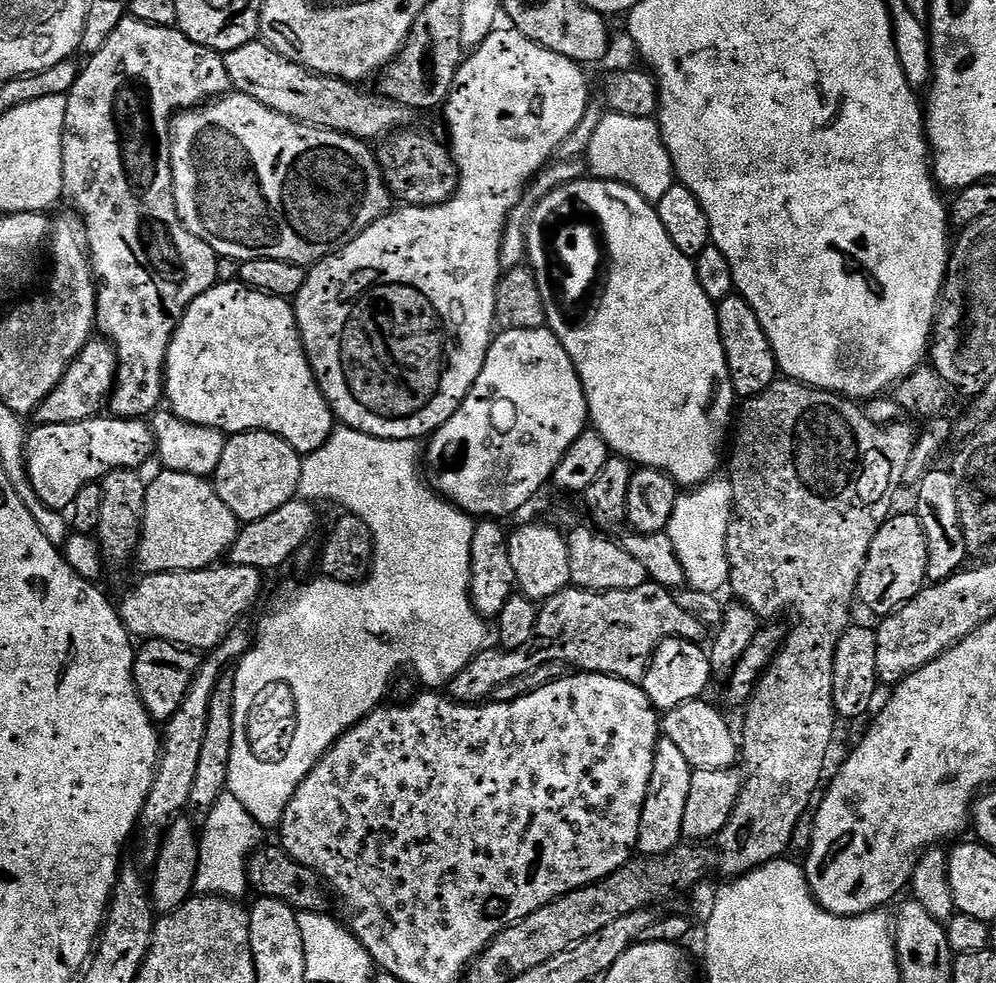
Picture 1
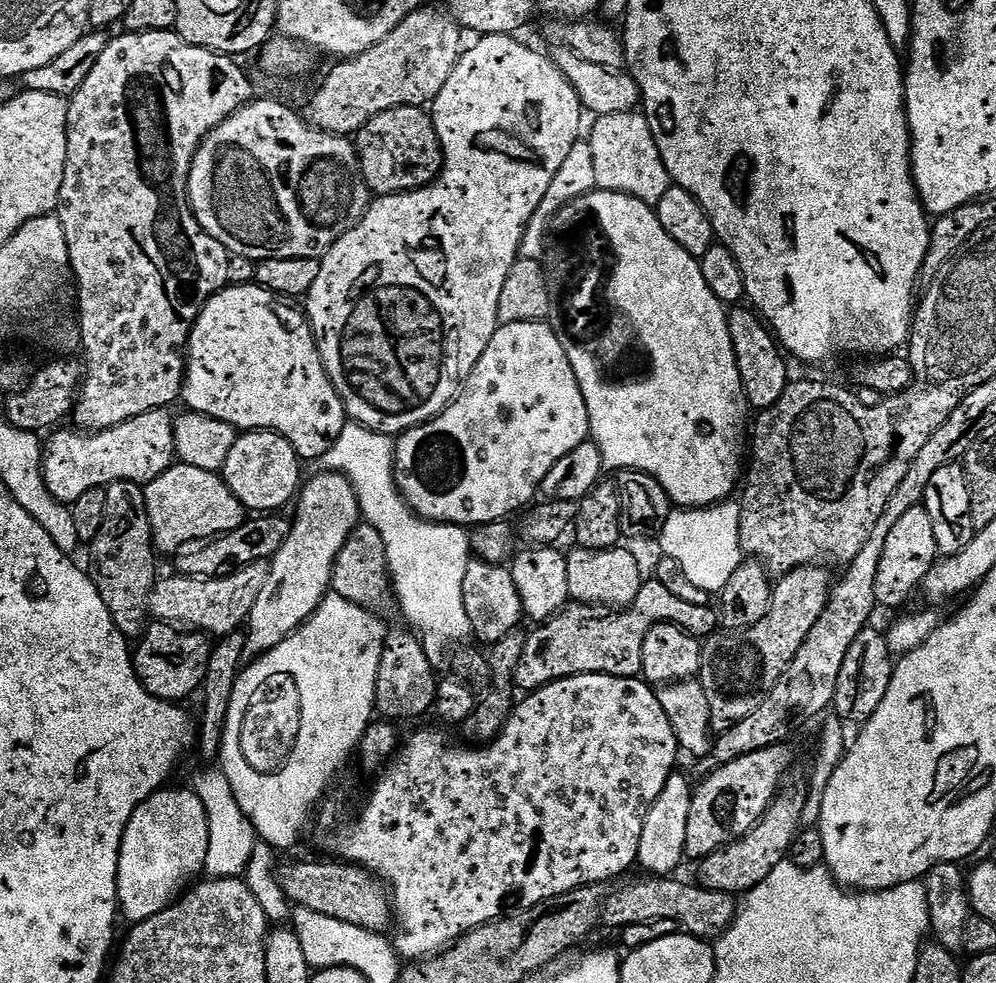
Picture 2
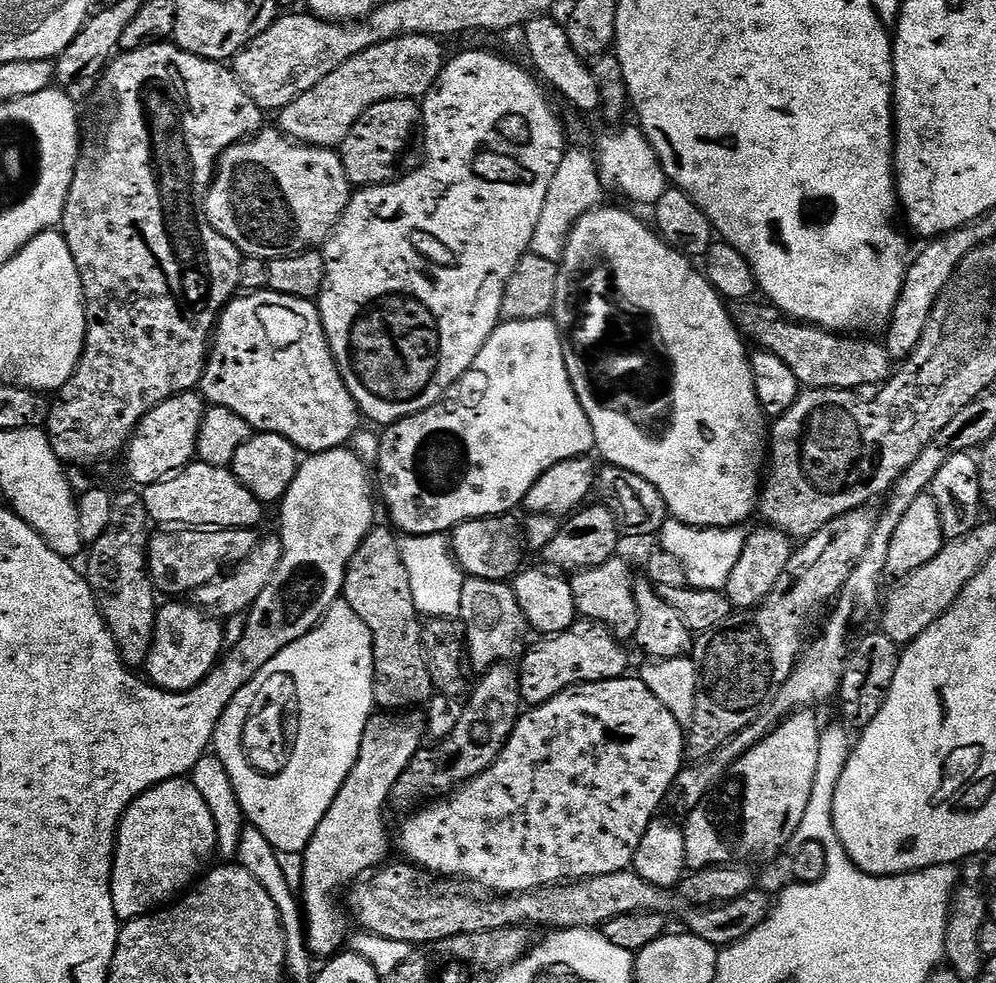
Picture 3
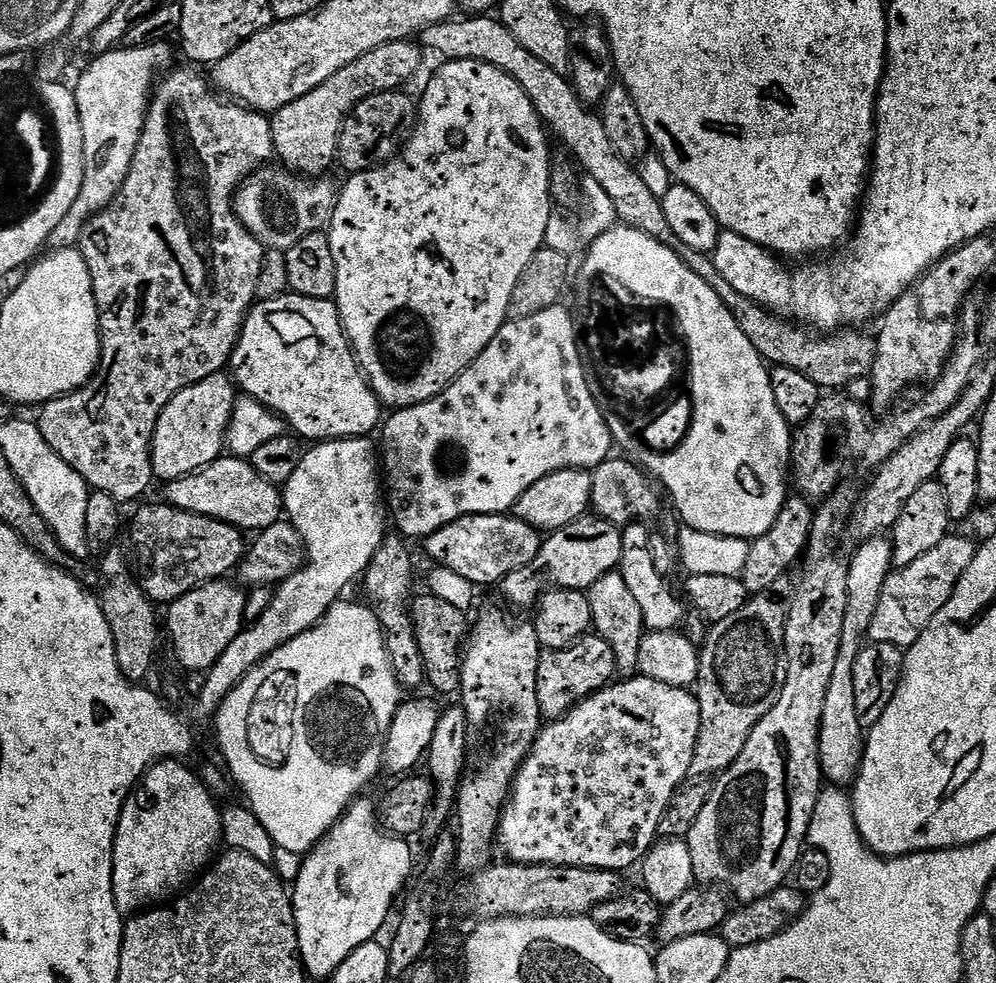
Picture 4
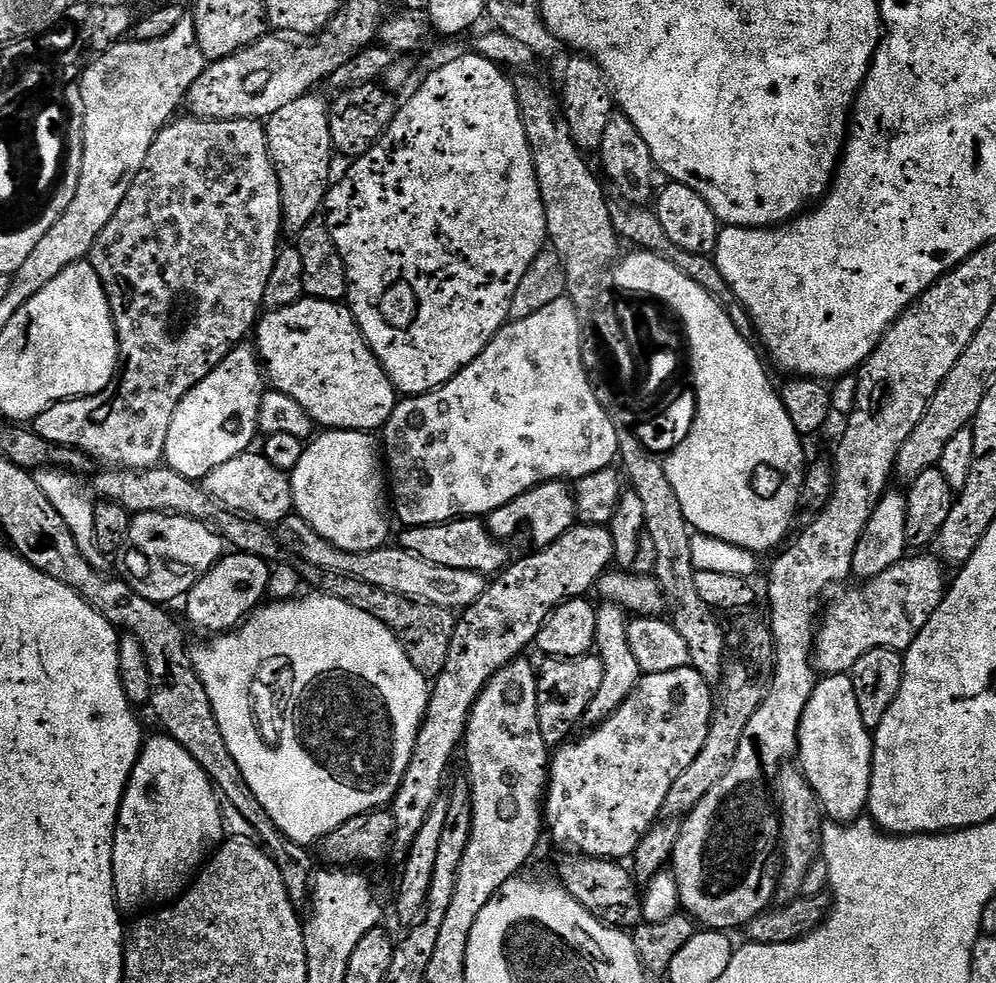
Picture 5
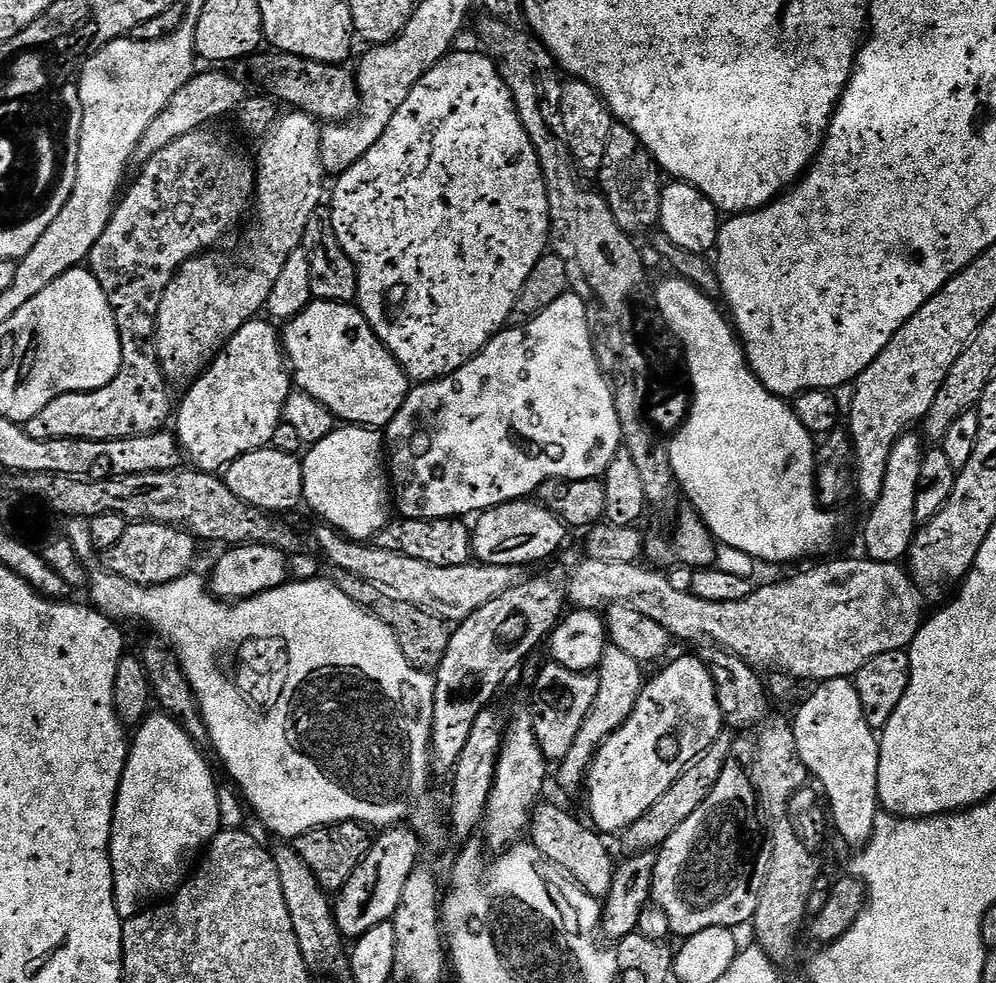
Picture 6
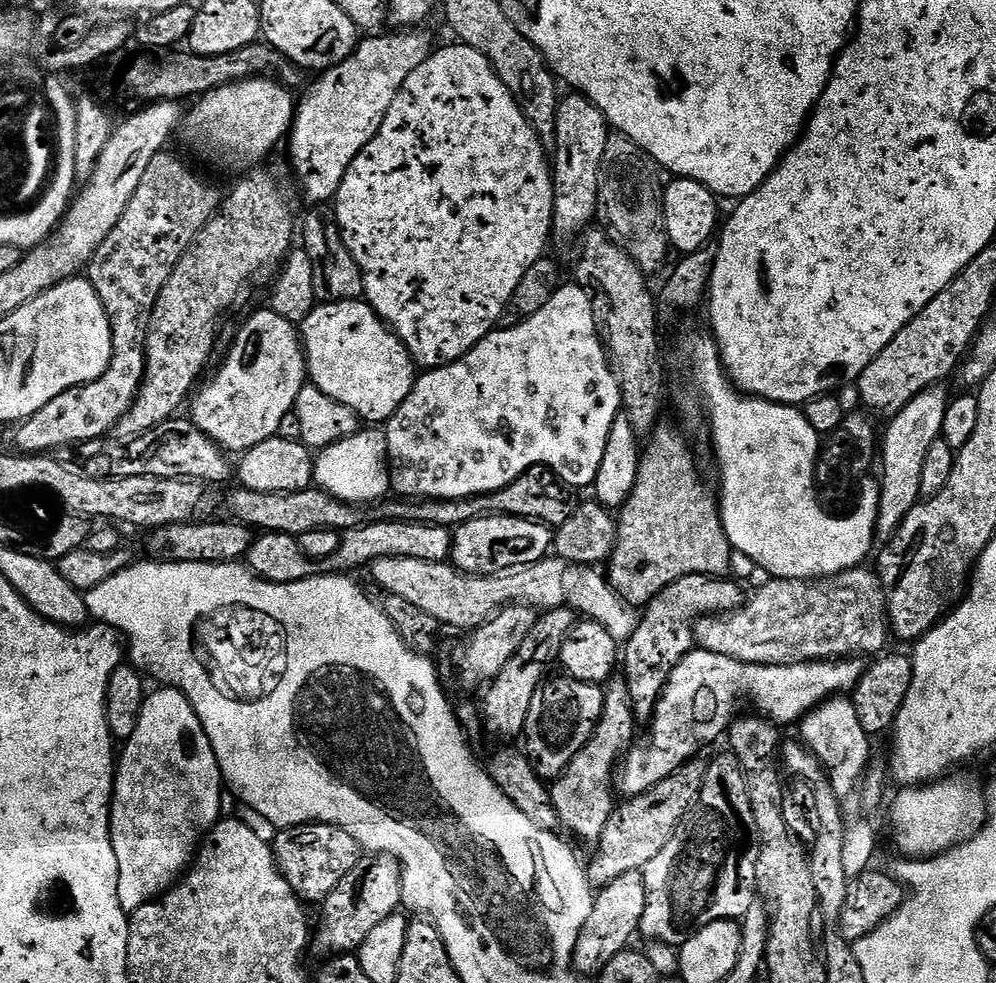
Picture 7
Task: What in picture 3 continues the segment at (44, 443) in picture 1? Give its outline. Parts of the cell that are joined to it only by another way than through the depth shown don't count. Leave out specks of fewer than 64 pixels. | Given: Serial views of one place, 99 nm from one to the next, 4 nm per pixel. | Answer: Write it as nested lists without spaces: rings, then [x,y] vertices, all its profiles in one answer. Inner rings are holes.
[[[193,390],[171,396],[166,402],[150,410],[146,418],[142,418],[142,422],[132,434],[132,439],[126,445],[128,476],[134,483],[140,484],[136,486],[147,486],[167,480],[169,476],[188,467],[197,459],[198,434],[205,411],[204,397],[199,391]]]

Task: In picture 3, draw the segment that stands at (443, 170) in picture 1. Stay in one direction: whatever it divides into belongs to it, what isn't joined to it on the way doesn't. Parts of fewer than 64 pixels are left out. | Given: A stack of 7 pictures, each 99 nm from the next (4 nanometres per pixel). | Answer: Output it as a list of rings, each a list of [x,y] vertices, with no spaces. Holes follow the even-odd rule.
[[[383,100],[370,106],[370,110],[354,122],[338,151],[348,181],[353,186],[371,186],[390,184],[401,174],[411,172],[421,159],[421,148],[421,105],[416,100]]]

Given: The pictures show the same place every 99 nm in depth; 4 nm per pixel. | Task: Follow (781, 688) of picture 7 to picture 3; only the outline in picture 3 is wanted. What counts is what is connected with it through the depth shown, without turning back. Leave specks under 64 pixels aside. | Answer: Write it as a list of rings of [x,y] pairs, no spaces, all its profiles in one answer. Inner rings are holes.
[[[639,678],[628,679],[576,684],[573,688],[562,690],[557,696],[550,698],[550,702],[529,707],[514,726],[514,734],[510,734],[498,762],[494,762],[490,770],[478,774],[478,778],[469,780],[466,784],[461,784],[452,795],[437,799],[409,815],[413,816],[400,828],[403,859],[415,864],[425,873],[435,874],[440,878],[473,880],[474,883],[481,884],[485,888],[483,891],[488,894],[532,892],[535,888],[547,888],[561,882],[588,880],[592,876],[631,869],[643,835],[653,820],[657,819],[659,812],[656,811],[667,801],[670,786],[686,763],[686,732],[643,681]]]

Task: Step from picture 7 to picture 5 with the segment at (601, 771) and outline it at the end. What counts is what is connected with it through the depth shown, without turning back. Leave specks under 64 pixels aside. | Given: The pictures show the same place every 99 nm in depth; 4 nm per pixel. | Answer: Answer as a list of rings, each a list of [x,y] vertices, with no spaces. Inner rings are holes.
[[[607,602],[601,603],[596,610],[596,646],[595,655],[599,656],[602,662],[602,687],[598,689],[598,694],[586,706],[586,714],[583,723],[589,729],[597,728],[606,718],[610,718],[630,698],[632,691],[638,686],[641,678],[641,670],[634,653],[630,650],[630,639],[627,637],[630,616],[617,604]]]

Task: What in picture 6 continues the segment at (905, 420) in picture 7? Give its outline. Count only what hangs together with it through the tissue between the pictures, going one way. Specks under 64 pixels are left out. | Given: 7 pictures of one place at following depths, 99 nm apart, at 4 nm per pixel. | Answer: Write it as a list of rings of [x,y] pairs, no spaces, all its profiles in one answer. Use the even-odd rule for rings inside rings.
[[[905,434],[898,438],[894,450],[890,450],[890,462],[886,462],[886,478],[882,482],[882,494],[876,504],[871,505],[868,517],[864,520],[864,552],[869,560],[895,564],[903,561],[912,547],[912,538],[918,527],[918,521],[914,514],[914,498],[918,498],[918,474],[922,471],[922,458],[926,451],[926,444],[919,435]]]

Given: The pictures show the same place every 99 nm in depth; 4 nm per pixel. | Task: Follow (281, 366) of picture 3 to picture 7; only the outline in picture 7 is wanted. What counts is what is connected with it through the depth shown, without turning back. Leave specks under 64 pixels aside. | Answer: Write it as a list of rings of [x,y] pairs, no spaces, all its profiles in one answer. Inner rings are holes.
[[[363,299],[339,300],[333,304],[317,303],[314,311],[304,319],[302,343],[310,383],[318,386],[322,394],[334,398],[334,402],[350,406],[350,410],[354,410],[361,421],[369,425],[380,426],[391,420],[398,406],[406,402],[406,398],[412,393],[412,387],[416,385],[418,368],[408,353],[407,346]]]

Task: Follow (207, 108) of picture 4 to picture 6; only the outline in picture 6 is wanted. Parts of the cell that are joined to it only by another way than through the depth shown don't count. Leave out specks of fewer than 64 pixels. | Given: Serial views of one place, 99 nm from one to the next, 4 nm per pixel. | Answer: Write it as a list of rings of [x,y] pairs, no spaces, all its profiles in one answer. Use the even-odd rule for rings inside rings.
[[[197,130],[185,136],[180,136],[174,142],[170,142],[162,150],[158,150],[158,154],[154,154],[143,161],[141,168],[144,169],[141,170],[140,177],[138,177],[132,185],[129,183],[126,191],[119,197],[116,207],[112,209],[110,222],[106,226],[102,238],[98,238],[98,242],[92,251],[90,270],[94,274],[94,278],[98,278],[102,290],[108,296],[108,301],[110,302],[112,313],[118,326],[118,334],[120,335],[122,366],[118,370],[118,374],[106,386],[102,386],[93,392],[67,392],[65,396],[54,398],[54,402],[50,402],[42,410],[38,410],[38,414],[34,414],[34,418],[27,420],[26,430],[30,434],[30,438],[38,438],[39,440],[121,440],[127,436],[145,436],[147,432],[159,432],[167,425],[164,424],[167,420],[169,423],[170,417],[174,412],[174,400],[172,404],[172,396],[168,393],[169,381],[166,379],[164,371],[160,368],[160,359],[156,356],[155,341],[156,315],[158,314],[158,306],[162,302],[162,294],[166,290],[166,286],[170,286],[170,282],[176,276],[176,271],[178,271],[187,260],[191,260],[194,256],[215,249],[212,247],[243,218],[244,211],[246,211],[247,208],[249,211],[256,190],[256,165],[253,157],[251,155],[247,156],[244,152],[236,152],[234,145],[224,145],[222,137],[215,136],[214,133],[208,131],[212,130]]]

